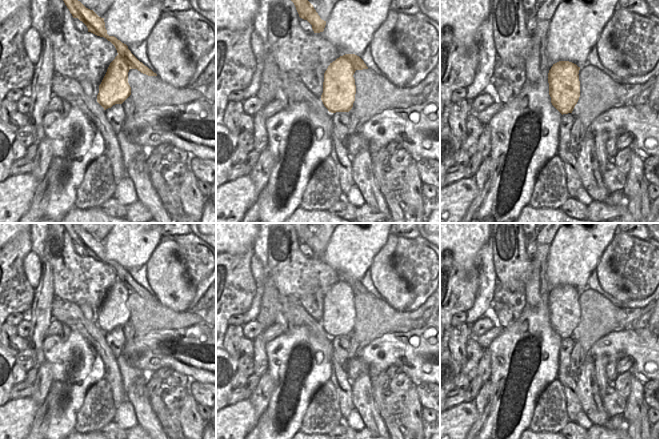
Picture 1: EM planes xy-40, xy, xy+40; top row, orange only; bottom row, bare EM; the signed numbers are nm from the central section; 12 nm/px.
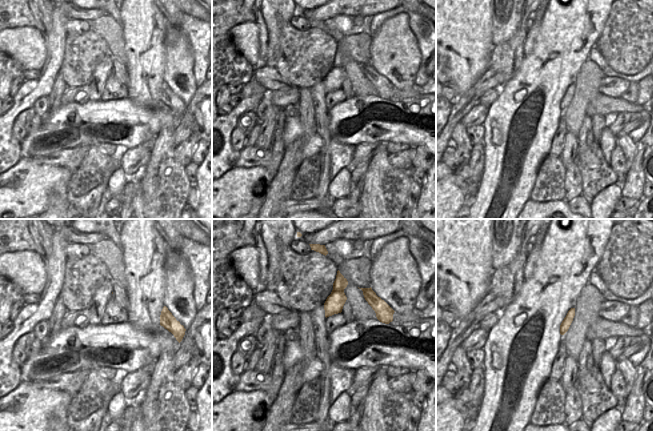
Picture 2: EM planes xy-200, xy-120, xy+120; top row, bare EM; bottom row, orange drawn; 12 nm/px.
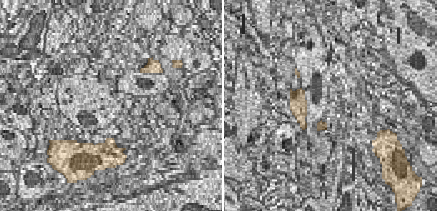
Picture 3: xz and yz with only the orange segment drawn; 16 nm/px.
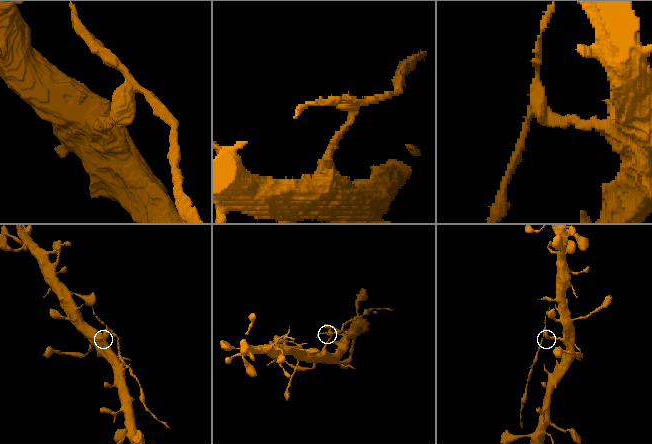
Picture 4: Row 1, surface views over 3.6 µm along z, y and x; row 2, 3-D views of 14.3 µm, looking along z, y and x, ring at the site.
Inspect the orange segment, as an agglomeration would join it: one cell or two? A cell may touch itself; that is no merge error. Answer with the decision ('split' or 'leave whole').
split

